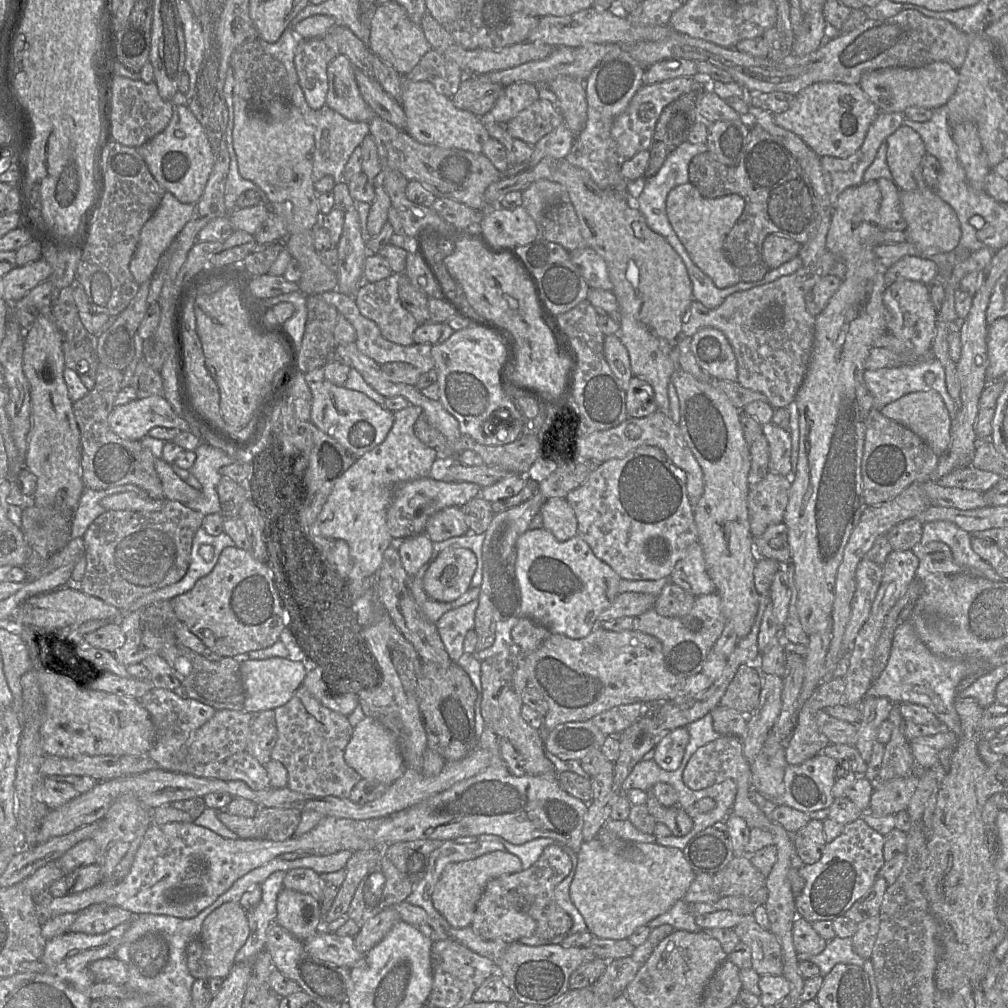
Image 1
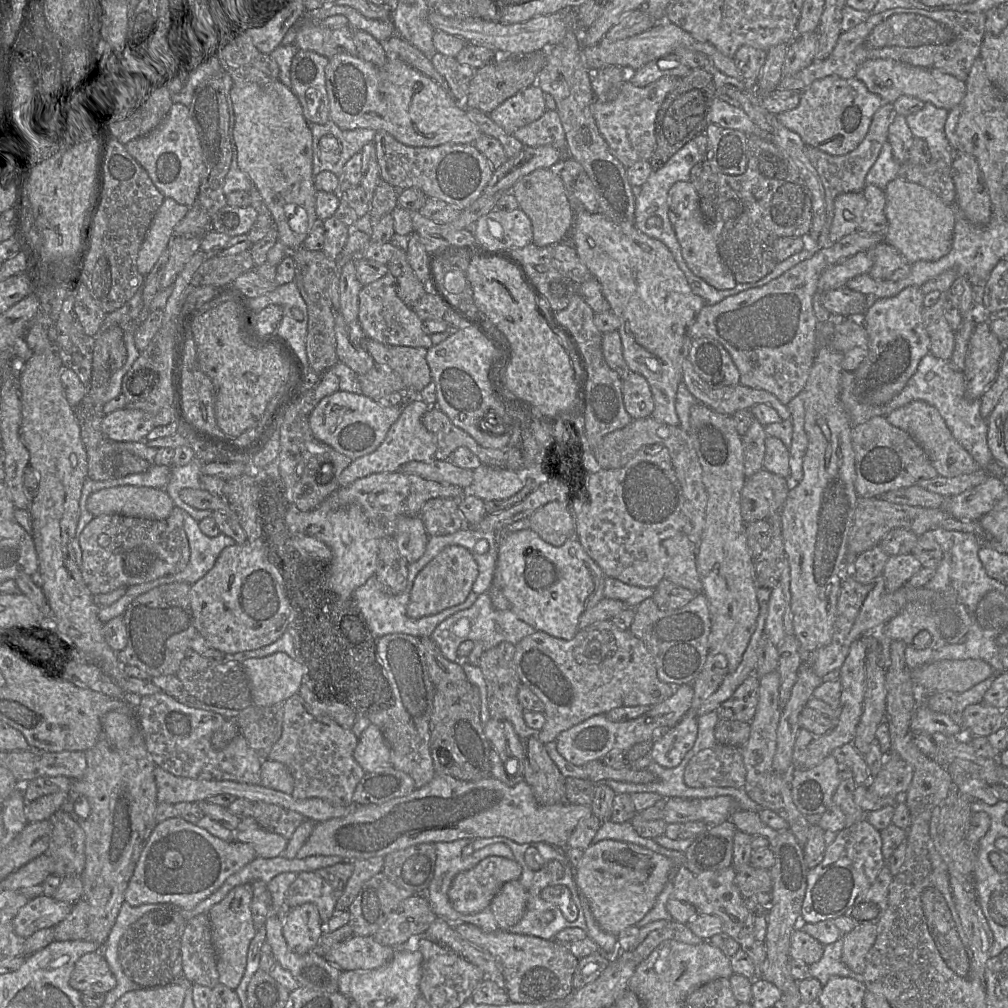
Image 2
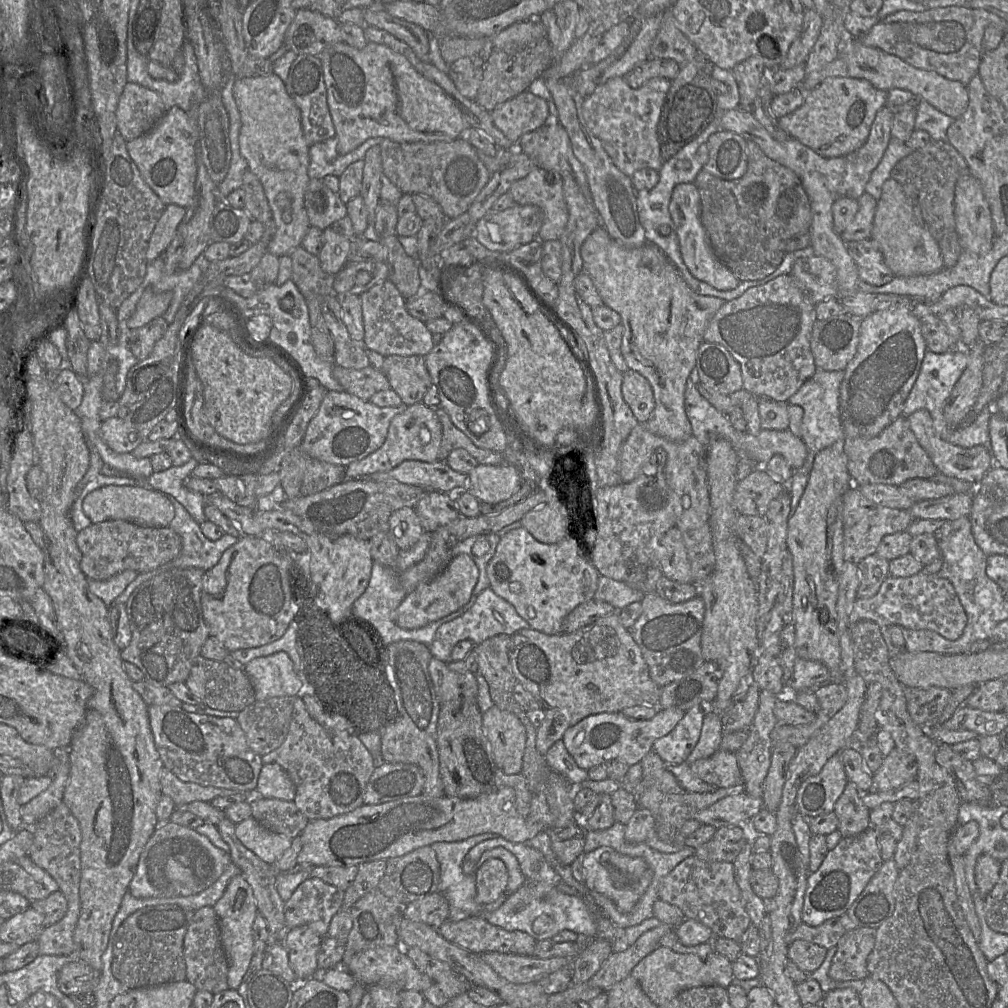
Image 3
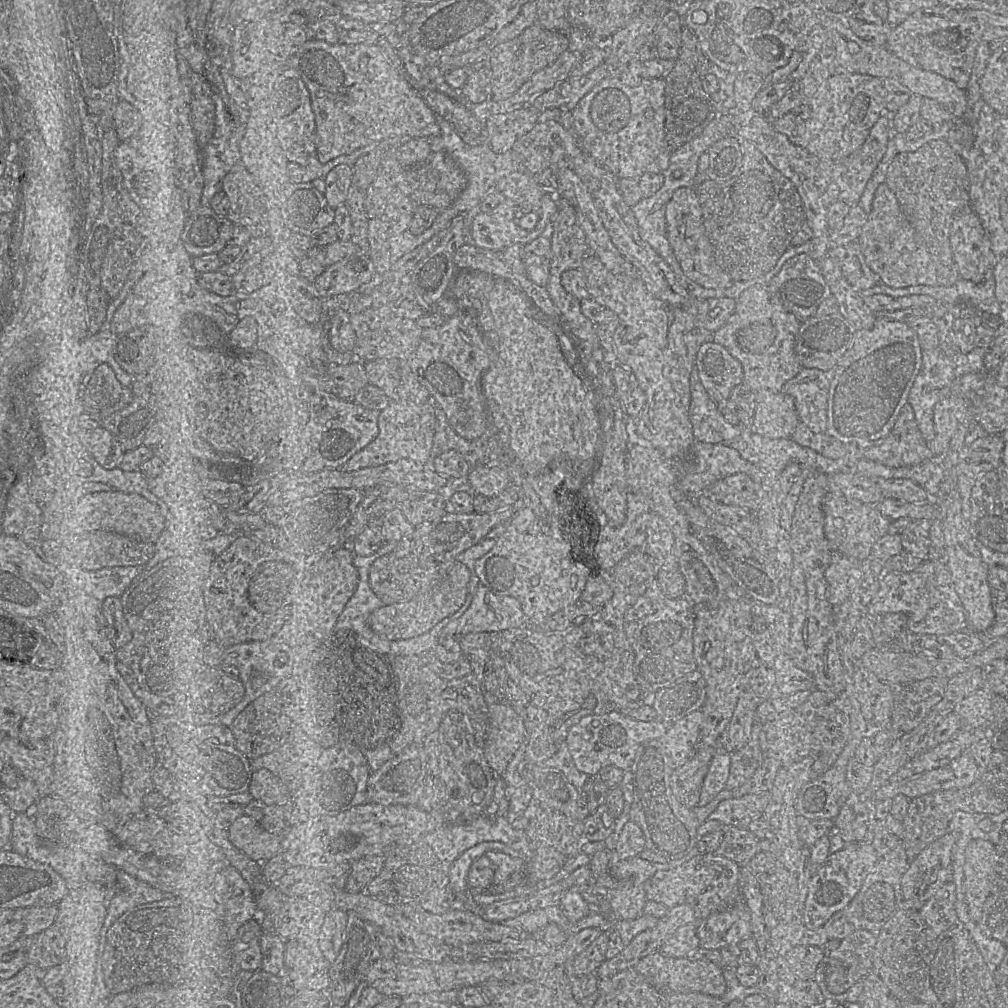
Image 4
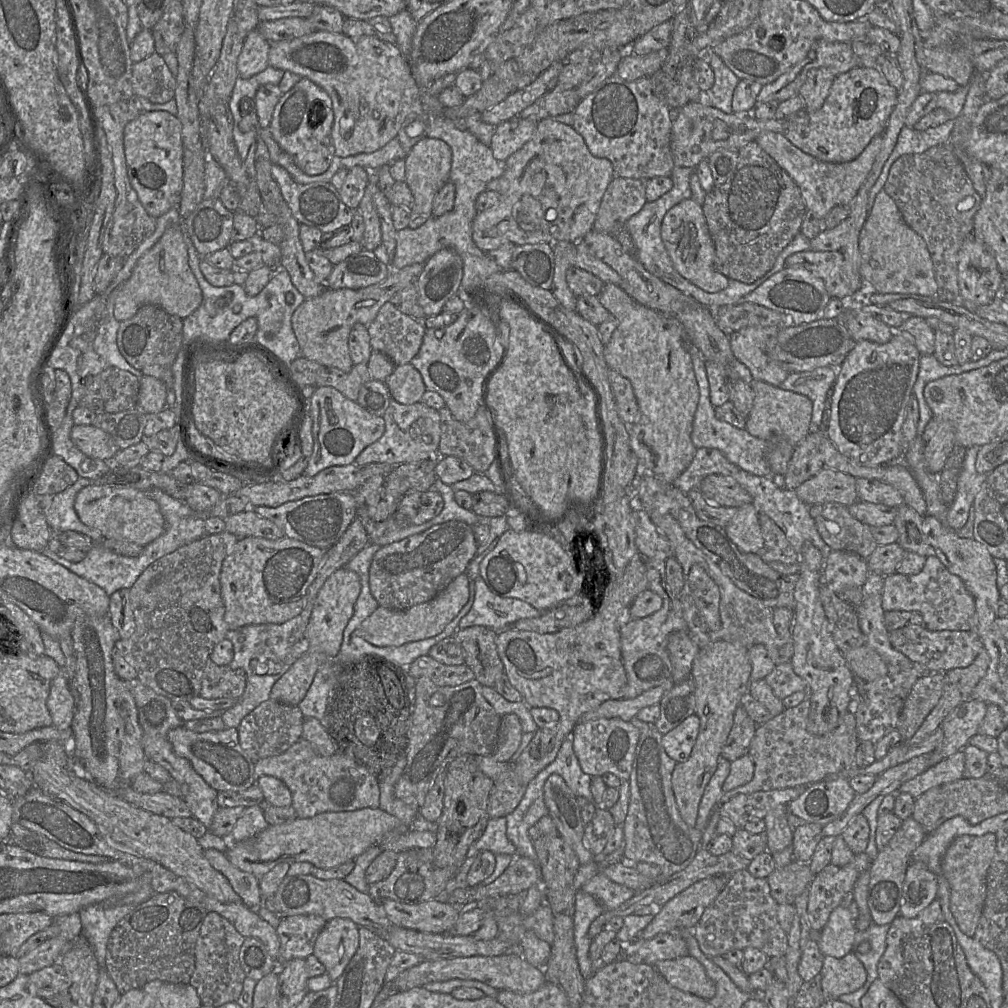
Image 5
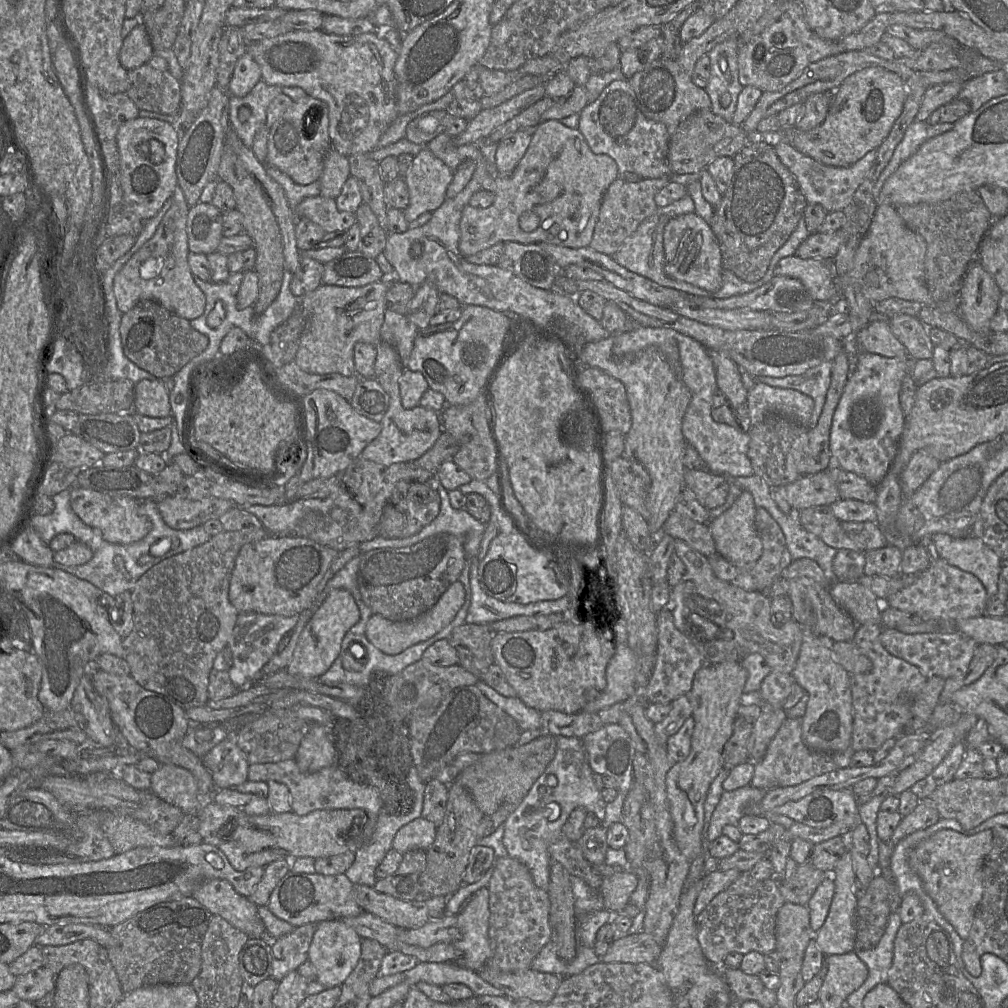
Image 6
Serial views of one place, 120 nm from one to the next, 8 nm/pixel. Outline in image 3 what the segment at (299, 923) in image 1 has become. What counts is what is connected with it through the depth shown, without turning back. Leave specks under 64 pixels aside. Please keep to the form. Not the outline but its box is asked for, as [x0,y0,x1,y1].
[281,925,322,982]

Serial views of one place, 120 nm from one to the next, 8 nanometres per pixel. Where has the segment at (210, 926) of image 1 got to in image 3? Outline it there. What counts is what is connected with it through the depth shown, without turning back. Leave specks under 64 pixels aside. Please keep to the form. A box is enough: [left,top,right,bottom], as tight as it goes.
[213,874,258,990]

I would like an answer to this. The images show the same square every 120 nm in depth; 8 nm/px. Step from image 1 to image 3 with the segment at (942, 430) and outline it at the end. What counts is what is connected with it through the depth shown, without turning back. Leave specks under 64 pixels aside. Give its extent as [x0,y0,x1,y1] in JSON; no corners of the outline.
[907,410,995,486]

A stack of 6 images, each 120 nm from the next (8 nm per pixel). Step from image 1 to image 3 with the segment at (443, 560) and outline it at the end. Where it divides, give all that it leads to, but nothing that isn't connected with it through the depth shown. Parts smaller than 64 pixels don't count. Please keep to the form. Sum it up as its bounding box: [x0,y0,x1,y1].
[394,554,479,630]

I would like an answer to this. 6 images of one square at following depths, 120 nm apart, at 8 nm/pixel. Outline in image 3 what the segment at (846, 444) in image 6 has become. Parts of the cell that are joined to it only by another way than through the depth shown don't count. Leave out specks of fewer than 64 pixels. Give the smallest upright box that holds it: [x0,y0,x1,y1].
[839,300,927,438]

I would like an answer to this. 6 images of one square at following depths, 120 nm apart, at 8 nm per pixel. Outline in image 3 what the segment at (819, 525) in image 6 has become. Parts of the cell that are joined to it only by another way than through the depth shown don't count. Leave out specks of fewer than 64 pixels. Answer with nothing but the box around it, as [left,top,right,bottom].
[843,485,914,563]

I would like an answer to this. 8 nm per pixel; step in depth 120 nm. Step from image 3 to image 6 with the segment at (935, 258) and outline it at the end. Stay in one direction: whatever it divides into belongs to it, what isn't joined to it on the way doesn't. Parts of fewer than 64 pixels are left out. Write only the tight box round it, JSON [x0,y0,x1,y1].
[849,205,934,306]

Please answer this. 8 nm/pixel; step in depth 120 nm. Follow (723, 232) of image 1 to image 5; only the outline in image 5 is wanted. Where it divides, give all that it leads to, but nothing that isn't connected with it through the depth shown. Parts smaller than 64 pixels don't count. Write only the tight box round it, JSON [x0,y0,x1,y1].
[661,199,729,293]

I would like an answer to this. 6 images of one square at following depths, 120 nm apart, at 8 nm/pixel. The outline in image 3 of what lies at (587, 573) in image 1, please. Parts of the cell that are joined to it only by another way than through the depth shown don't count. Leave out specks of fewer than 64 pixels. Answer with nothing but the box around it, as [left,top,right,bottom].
[487,527,599,635]

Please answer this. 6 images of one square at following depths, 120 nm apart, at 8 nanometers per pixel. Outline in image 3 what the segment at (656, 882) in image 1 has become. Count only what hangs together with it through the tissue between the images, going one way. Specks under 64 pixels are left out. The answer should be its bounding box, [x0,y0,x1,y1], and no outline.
[582,846,653,913]

